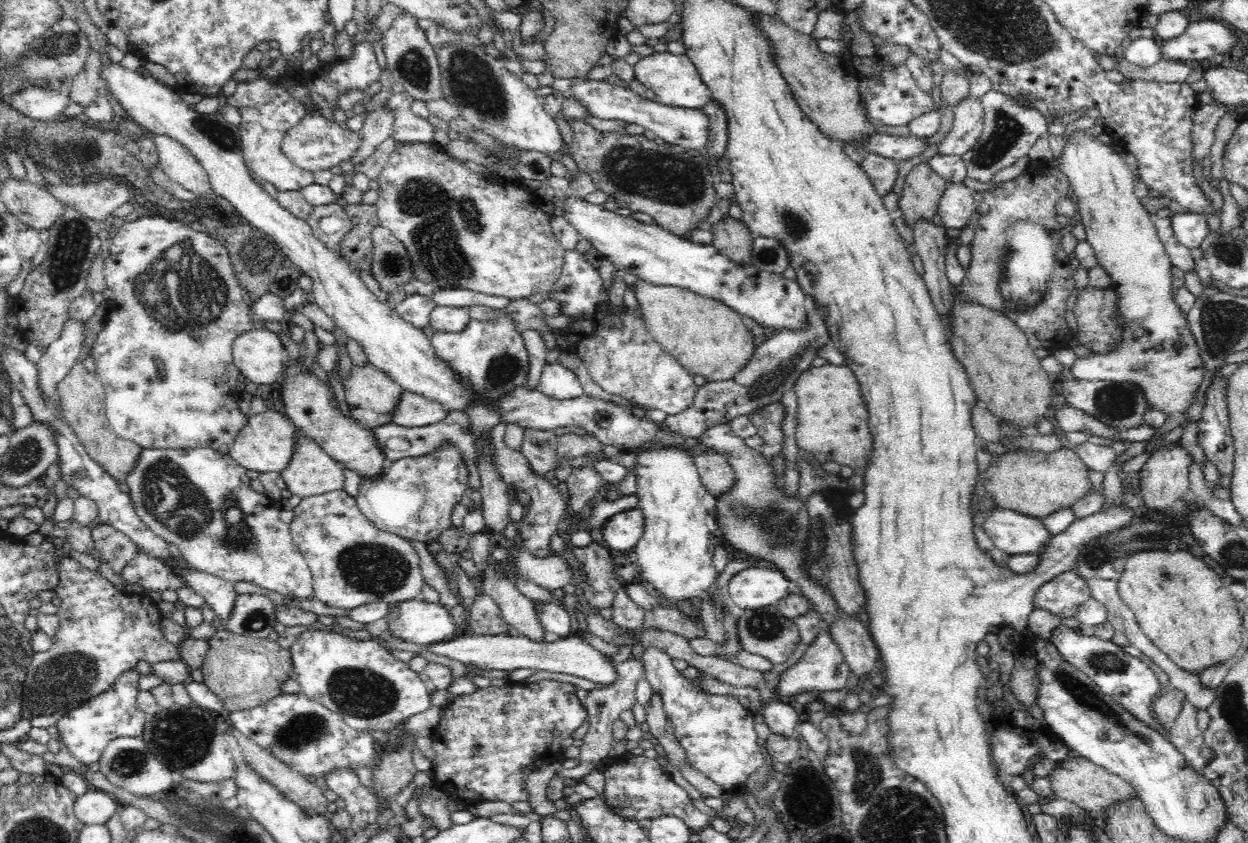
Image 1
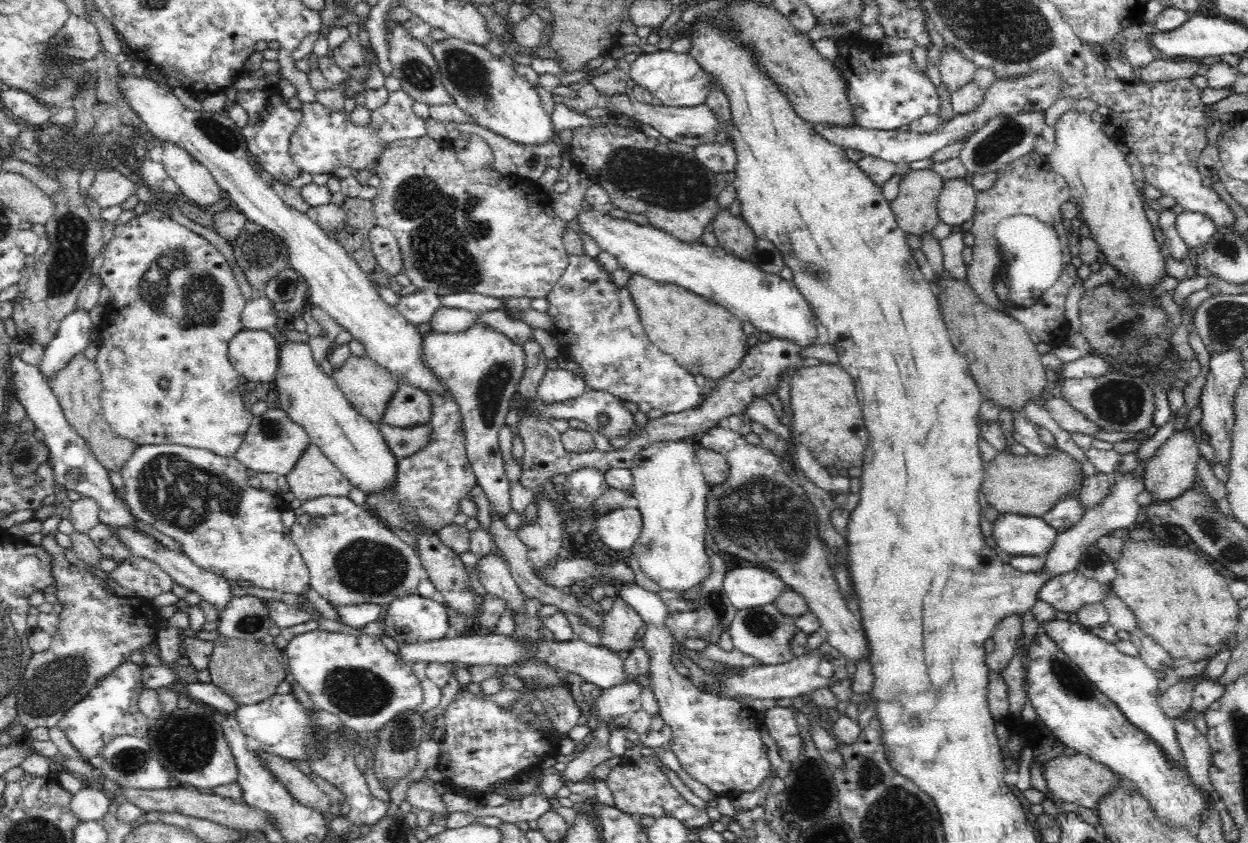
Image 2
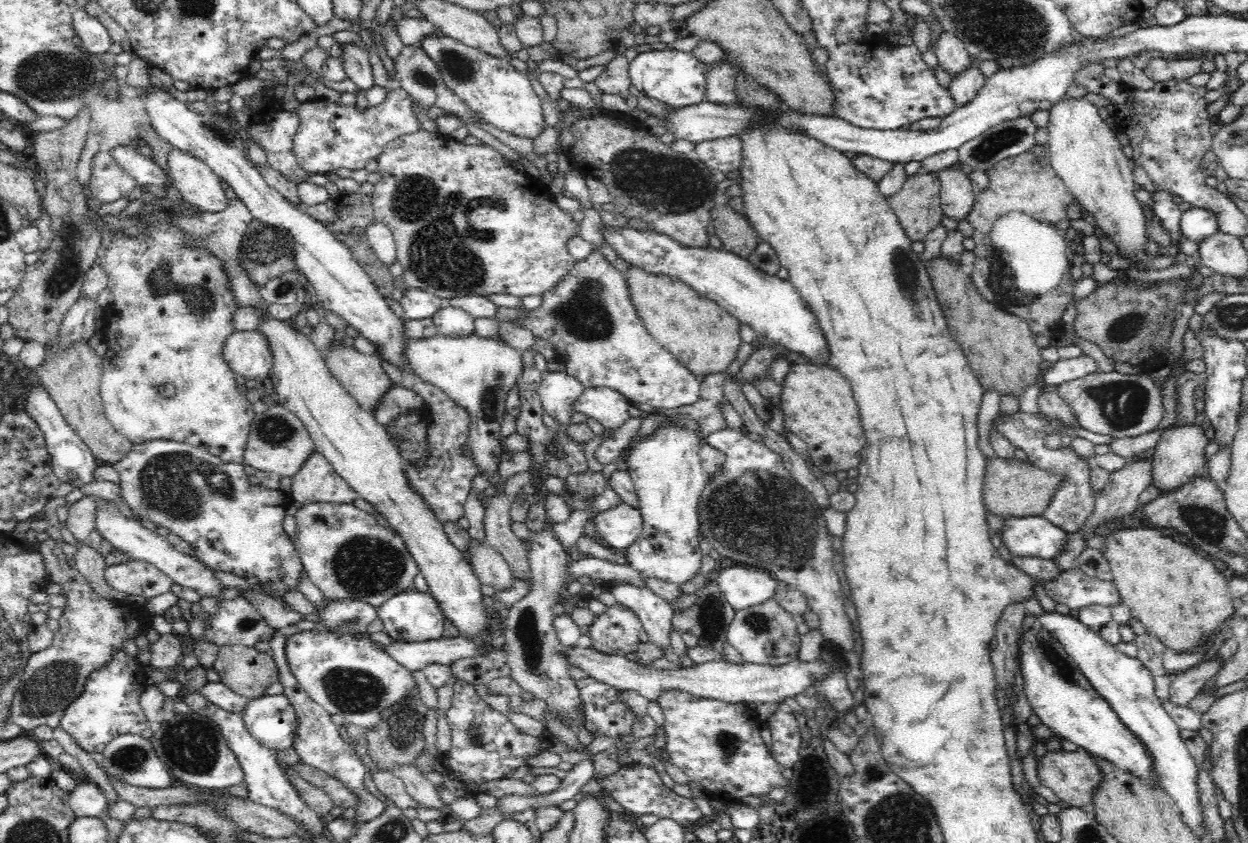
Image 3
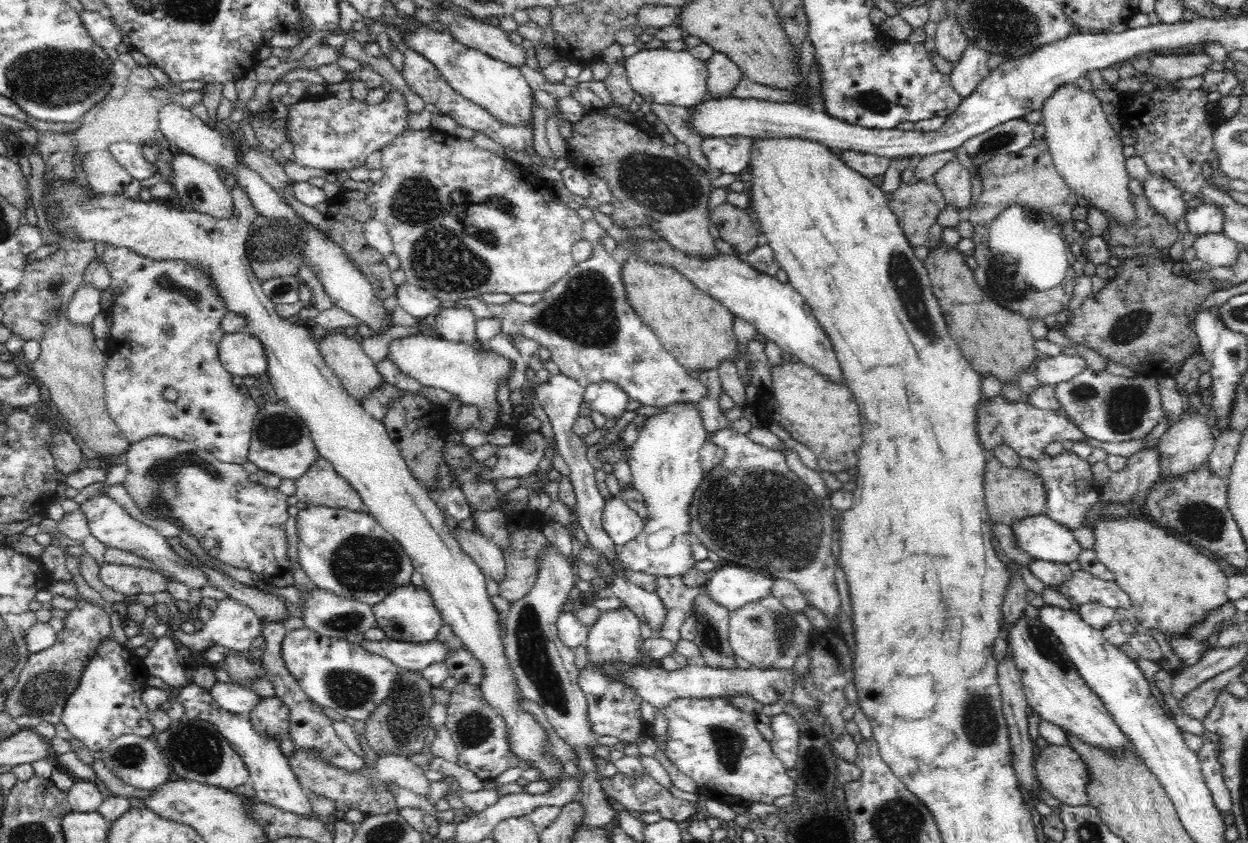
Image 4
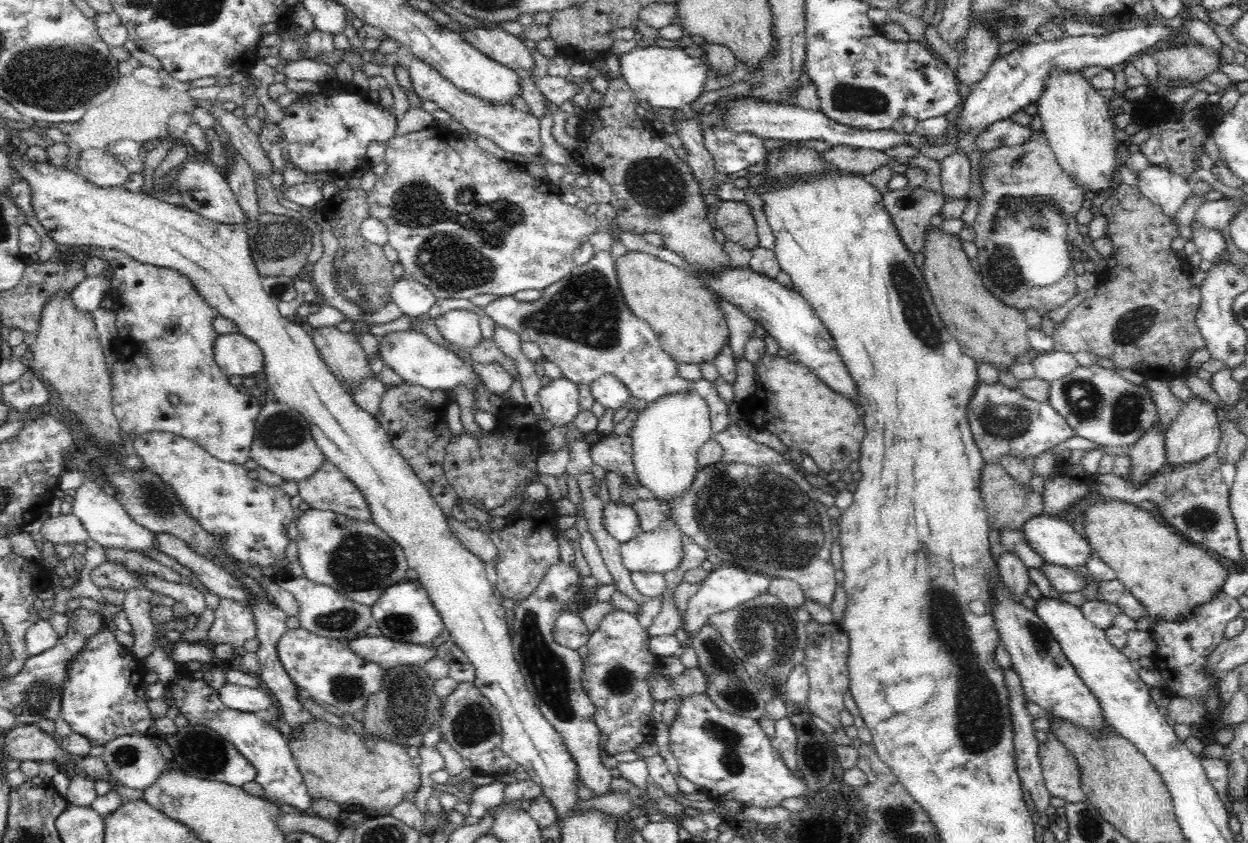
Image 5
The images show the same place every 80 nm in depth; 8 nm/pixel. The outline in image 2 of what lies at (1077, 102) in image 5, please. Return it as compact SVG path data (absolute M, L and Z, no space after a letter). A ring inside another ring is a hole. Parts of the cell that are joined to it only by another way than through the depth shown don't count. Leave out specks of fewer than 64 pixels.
M1073 109L1064 112L1060 120L1054 126L1056 140L1054 149L1048 156L1050 167L1061 174L1071 190L1072 200L1080 207L1080 214L1084 216L1082 223L1089 230L1089 237L1096 241L1096 248L1102 254L1108 256L1110 264L1116 266L1122 276L1142 284L1144 290L1136 290L1136 294L1146 292L1146 286L1152 286L1156 282L1162 282L1164 269L1164 256L1152 236L1152 226L1146 213L1144 213L1144 202L1138 195L1138 188L1134 185L1134 176L1130 164L1127 164L1125 155L1118 150L1118 143L1113 137L1108 137L1103 132L1103 126L1092 120L1088 112L1075 112Z

